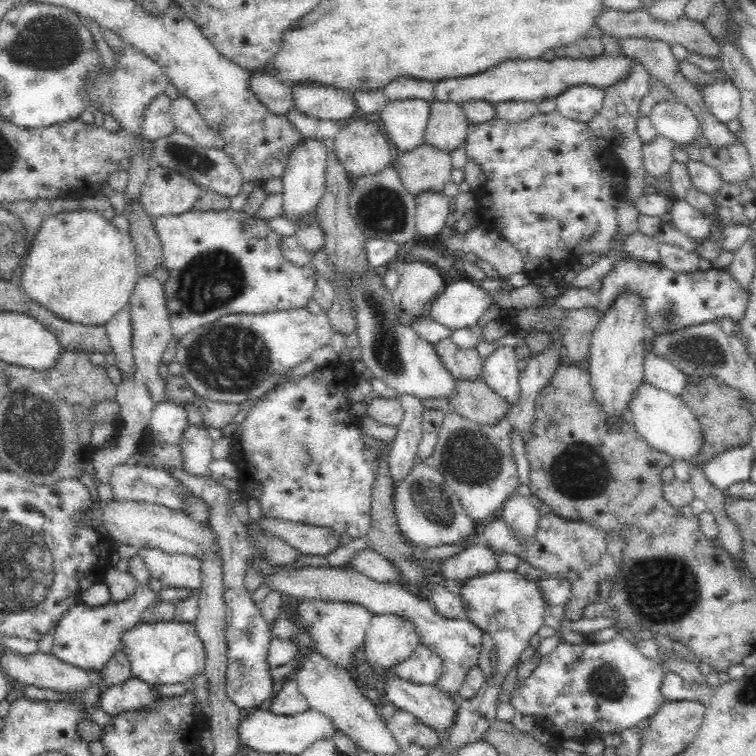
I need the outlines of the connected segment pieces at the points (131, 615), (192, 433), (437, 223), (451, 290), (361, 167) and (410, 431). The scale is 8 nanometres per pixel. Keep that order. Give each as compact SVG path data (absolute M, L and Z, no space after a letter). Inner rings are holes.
M140 556L130 558L128 572L137 578L137 587L134 594L122 602L108 602L104 606L86 606L79 603L70 607L70 611L63 615L54 632L51 653L62 662L82 670L99 672L120 648L121 636L126 630L140 624L142 612L157 599L157 593L148 587L150 569Z
M188 424L182 432L182 438L178 440L181 448L183 469L187 474L200 477L210 475L208 466L214 456L212 444L214 441L208 435L206 426L194 426Z
M426 191L415 196L415 221L419 236L434 238L446 228L451 199L442 191Z
M470 279L450 282L429 302L427 314L451 330L475 326L486 320L484 312L494 304L491 297L492 294Z
M355 117L343 127L336 134L334 148L350 178L376 174L391 164L394 152L376 124Z
M399 394L398 400L403 408L403 419L397 426L397 435L387 454L387 469L393 488L401 486L414 468L422 438L422 416L425 411L422 399L412 394Z

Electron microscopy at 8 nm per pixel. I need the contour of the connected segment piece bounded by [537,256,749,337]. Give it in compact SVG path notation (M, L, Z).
M628 256L627 258L618 260L609 274L604 276L602 289L598 290L598 292L594 293L588 288L570 288L560 296L545 298L543 305L537 307L547 307L556 303L558 307L568 310L592 308L602 316L612 306L614 298L620 297L620 294L624 294L624 292L637 294L641 298L641 303L645 310L645 325L647 326L648 337L653 337L653 334L668 334L668 332L674 332L674 330L686 328L694 324L700 325L706 322L712 322L712 320L721 320L722 318L730 318L733 324L736 325L742 320L743 314L746 314L746 302L748 302L749 298L749 293L742 289L734 281L734 278L725 274L723 268L712 267L705 271L698 269L694 272L674 272L662 264L649 263Z

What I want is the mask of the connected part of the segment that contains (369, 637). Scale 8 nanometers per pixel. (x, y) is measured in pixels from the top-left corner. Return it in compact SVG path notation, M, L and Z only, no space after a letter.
M392 614L374 615L363 642L365 660L372 667L392 669L419 645L414 625Z

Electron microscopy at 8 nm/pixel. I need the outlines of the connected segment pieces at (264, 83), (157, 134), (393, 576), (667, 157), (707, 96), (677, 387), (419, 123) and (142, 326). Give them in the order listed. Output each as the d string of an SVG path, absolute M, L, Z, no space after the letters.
M263 70L253 71L248 87L275 115L284 116L290 110L296 110L292 99L292 87L284 85L276 77L272 77L272 74Z
M162 93L146 106L144 120L140 124L144 138L154 141L177 131L176 125L170 118L170 105L170 98Z
M372 549L356 554L348 564L352 564L354 571L358 571L376 582L403 583L400 580L398 567L394 567L395 565L390 560L385 560Z
M657 136L653 142L643 144L643 165L645 171L654 178L668 178L670 166L674 159L674 148L687 149L687 146L678 146L672 140Z
M730 80L706 84L700 88L701 97L708 110L718 121L726 124L739 116L741 94Z
M648 349L644 362L644 381L674 396L681 396L687 376L672 362Z
M421 98L389 101L380 113L384 130L397 152L410 152L426 142L430 101Z
M150 275L140 277L136 287L129 298L130 309L132 309L132 352L137 372L145 382L149 392L149 398L156 405L165 400L165 380L158 373L158 364L165 348L173 339L170 324L170 313L164 296L162 284Z

